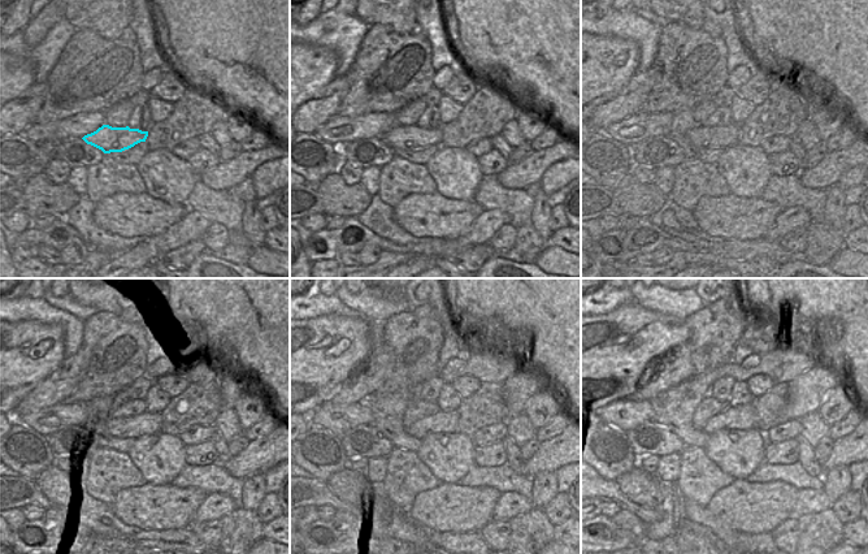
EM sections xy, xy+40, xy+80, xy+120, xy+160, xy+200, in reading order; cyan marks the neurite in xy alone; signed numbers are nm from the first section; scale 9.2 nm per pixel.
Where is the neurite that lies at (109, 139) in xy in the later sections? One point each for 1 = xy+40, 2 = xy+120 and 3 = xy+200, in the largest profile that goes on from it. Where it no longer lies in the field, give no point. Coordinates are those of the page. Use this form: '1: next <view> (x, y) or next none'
1: next xy+40 (399, 137)
2: next xy+120 (146, 424)
3: next xy+200 (743, 416)

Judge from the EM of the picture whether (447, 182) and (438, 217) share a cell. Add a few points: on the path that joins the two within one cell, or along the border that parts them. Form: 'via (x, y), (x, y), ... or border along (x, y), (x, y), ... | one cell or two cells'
border along (437, 191), (447, 198), (472, 200) | two cells

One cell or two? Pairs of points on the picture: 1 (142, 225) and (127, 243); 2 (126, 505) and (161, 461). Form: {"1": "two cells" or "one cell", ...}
{"1": "two cells", "2": "two cells"}

